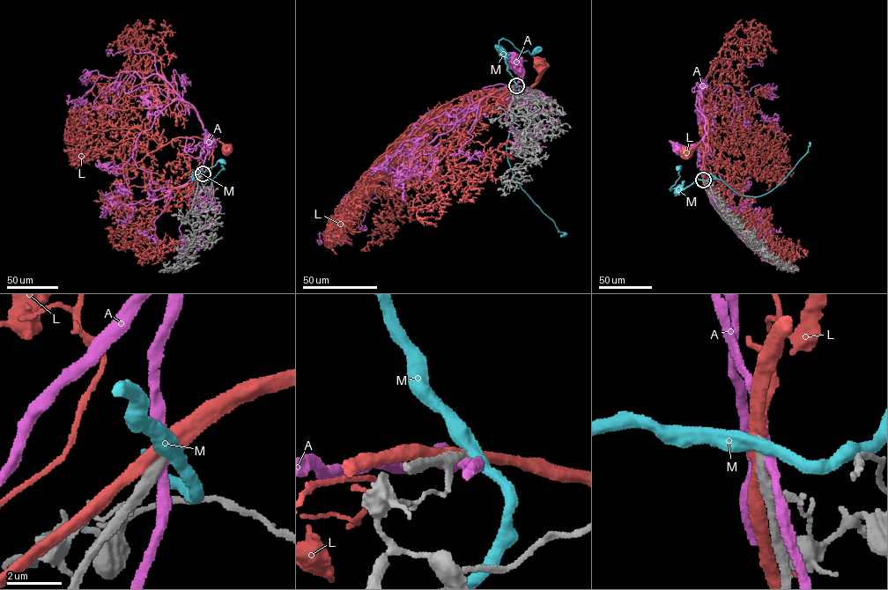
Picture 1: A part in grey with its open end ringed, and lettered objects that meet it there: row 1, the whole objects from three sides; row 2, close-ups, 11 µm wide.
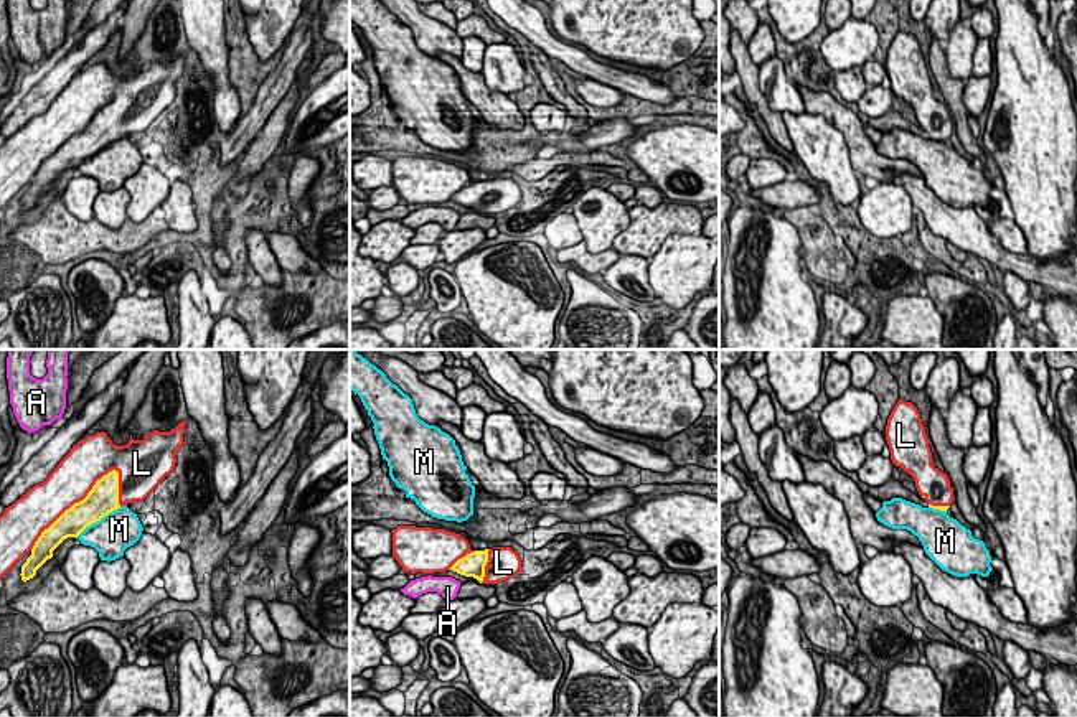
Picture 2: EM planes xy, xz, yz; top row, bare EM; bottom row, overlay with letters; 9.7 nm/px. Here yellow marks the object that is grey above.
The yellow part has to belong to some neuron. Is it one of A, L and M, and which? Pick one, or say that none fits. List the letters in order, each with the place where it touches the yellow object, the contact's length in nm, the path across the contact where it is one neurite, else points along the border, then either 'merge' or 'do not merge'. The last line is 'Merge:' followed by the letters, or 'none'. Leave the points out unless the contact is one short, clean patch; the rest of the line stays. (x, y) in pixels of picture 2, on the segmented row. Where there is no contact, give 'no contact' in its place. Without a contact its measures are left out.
A: no contact | do not merge
L: xy (75, 503) | 1150 nm | merge
M: xy (98, 520) | 550 nm | do not merge
Merge: L

